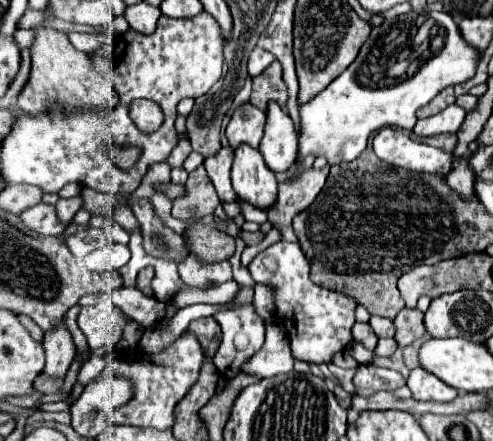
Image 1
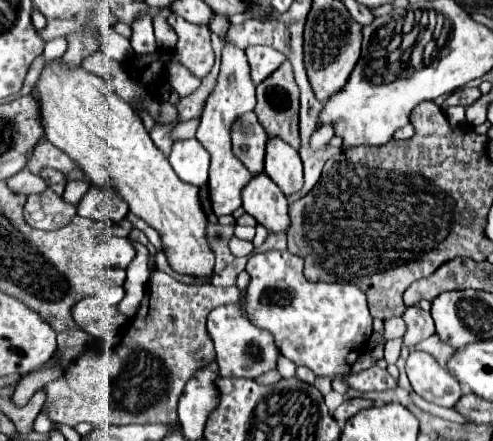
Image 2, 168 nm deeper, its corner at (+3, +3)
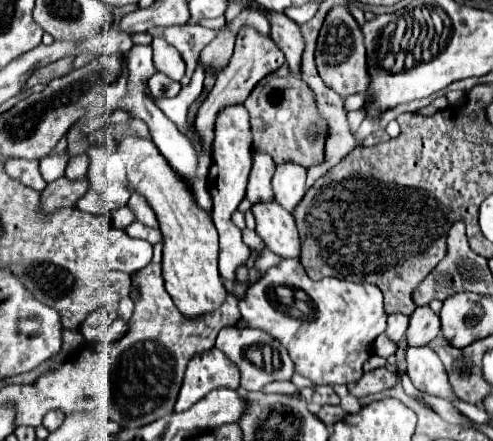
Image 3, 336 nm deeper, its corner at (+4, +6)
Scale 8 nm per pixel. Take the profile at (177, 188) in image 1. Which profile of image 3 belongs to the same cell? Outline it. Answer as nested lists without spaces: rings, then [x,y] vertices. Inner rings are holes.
[[[127,137],[119,143],[119,151],[127,159],[131,189],[147,197],[157,215],[163,233],[163,279],[167,293],[187,319],[213,313],[225,301],[227,289],[217,271],[219,241],[211,215],[203,213],[203,209],[195,209],[191,193],[183,189],[183,181],[175,181],[175,173],[171,173],[171,167],[167,167],[167,161],[163,161],[163,155],[155,149],[151,139]]]

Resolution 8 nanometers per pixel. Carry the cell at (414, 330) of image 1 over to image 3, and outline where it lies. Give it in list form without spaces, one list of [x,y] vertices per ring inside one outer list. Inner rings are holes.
[[[429,305],[417,307],[411,315],[407,329],[407,345],[423,347],[439,335],[439,317],[431,311]]]

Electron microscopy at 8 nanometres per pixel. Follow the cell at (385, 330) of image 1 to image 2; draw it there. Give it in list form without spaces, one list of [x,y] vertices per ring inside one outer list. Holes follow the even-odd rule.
[[[388,318],[384,322],[384,338],[392,340],[392,338],[402,338],[404,334],[404,320],[402,318]]]

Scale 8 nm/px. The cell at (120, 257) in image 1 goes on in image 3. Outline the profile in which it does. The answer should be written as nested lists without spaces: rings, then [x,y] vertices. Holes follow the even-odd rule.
[[[113,229],[109,233],[109,249],[107,249],[107,267],[113,271],[135,273],[147,267],[153,259],[153,245],[147,241],[131,239],[125,231]]]

